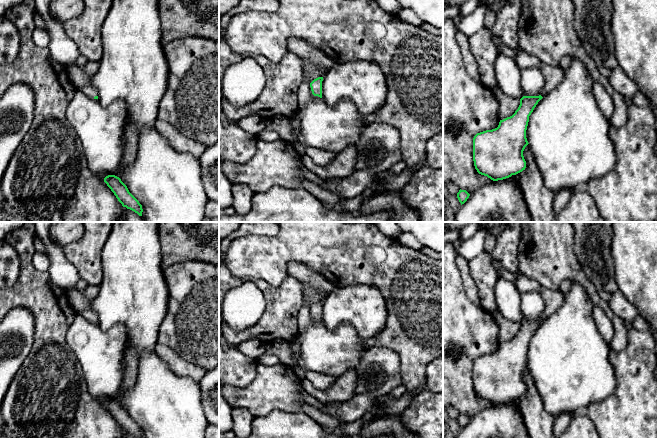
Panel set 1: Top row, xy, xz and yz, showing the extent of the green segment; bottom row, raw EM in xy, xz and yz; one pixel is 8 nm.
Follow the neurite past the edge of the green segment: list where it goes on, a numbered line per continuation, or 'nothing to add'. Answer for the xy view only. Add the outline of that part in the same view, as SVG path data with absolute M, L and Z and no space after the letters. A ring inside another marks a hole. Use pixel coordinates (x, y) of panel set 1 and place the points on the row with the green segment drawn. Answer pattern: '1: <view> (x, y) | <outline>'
1: xy (89, 90) | M85 85L82 88L78 89L78 91L83 92L90 98L94 98L95 96L98 96L98 91L95 87L92 85Z

